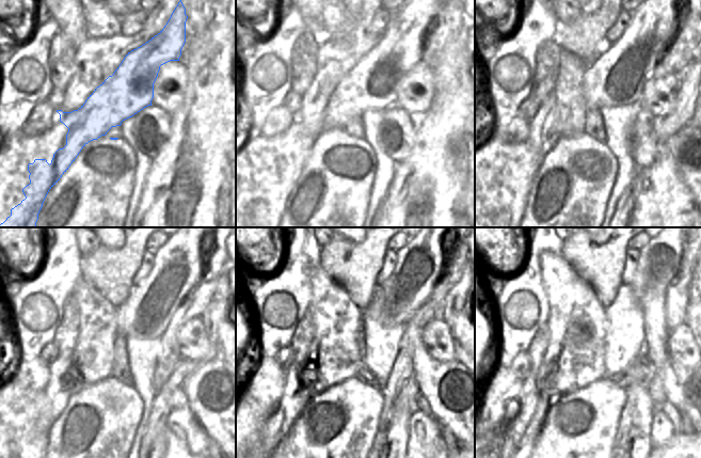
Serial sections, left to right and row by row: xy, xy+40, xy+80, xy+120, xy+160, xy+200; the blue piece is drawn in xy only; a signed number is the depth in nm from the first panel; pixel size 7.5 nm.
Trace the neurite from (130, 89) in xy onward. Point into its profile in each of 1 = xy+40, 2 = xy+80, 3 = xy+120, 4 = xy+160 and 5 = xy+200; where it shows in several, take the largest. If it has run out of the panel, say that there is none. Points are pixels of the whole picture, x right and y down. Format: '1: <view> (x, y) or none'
1: xy+40 (371, 84)
2: xy+80 (617, 77)
3: xy+120 (152, 302)
4: xy+160 (395, 301)
5: xy+200 (659, 261)

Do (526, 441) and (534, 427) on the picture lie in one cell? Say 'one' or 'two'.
one

